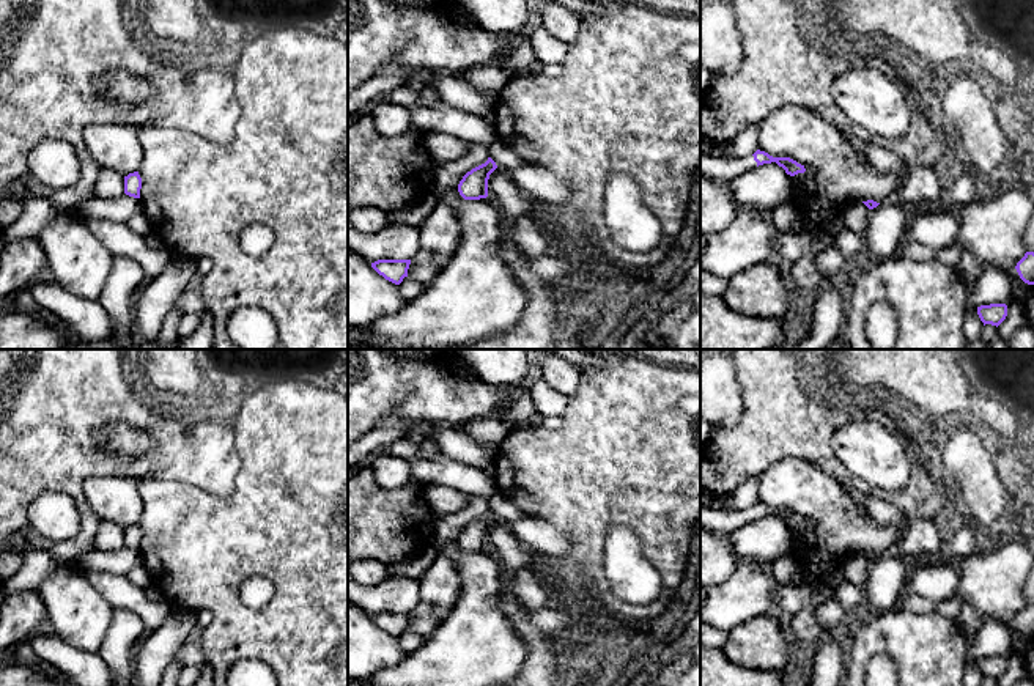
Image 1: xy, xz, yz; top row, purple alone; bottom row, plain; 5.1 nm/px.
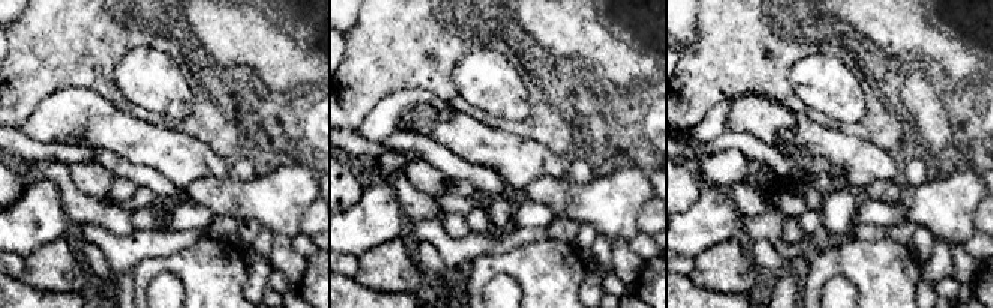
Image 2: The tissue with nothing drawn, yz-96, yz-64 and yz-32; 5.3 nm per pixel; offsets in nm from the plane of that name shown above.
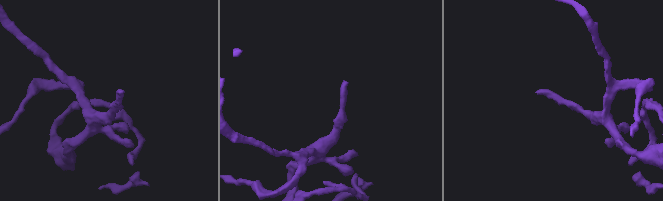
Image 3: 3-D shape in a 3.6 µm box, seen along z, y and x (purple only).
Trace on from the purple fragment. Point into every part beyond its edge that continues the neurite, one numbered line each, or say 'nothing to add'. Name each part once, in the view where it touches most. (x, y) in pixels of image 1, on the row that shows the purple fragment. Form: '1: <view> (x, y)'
1: yz (726, 169)

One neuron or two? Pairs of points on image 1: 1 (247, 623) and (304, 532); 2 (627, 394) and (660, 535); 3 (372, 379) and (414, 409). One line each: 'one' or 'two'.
1: one
2: one
3: one

